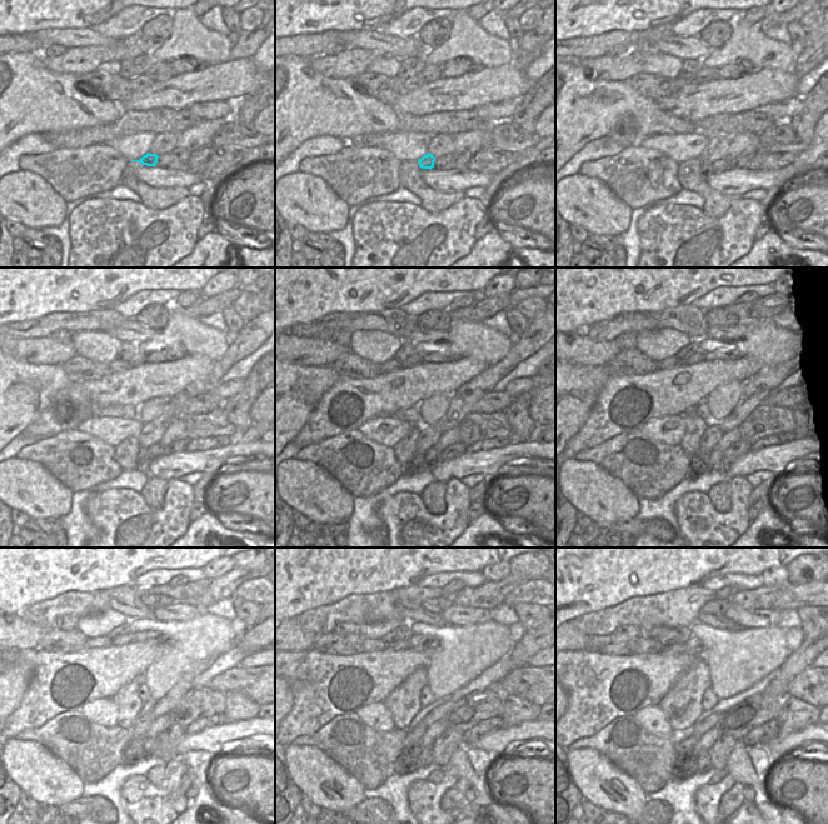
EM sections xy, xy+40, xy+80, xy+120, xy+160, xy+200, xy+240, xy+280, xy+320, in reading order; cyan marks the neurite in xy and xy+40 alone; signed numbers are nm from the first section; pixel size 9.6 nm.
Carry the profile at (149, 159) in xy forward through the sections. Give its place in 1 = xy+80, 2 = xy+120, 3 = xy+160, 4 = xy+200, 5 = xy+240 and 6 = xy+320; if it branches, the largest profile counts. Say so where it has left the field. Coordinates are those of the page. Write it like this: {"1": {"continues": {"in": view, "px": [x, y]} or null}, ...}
{"1": {"continues": {"in": "xy+80", "px": [706, 165]}}, "2": {"continues": {"in": "xy+120", "px": [143, 460]}}, "3": {"continues": {"in": "xy+160", "px": [419, 463]}}, "4": {"continues": {"in": "xy+200", "px": [699, 464]}}, "5": {"continues": {"in": "xy+240", "px": [136, 749]}}, "6": {"continues": {"in": "xy+320", "px": [694, 762]}}}

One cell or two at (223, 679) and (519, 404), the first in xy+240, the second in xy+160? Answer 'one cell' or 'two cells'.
two cells

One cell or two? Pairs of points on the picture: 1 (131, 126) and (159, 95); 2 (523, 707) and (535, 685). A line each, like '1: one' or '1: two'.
1: two
2: two

